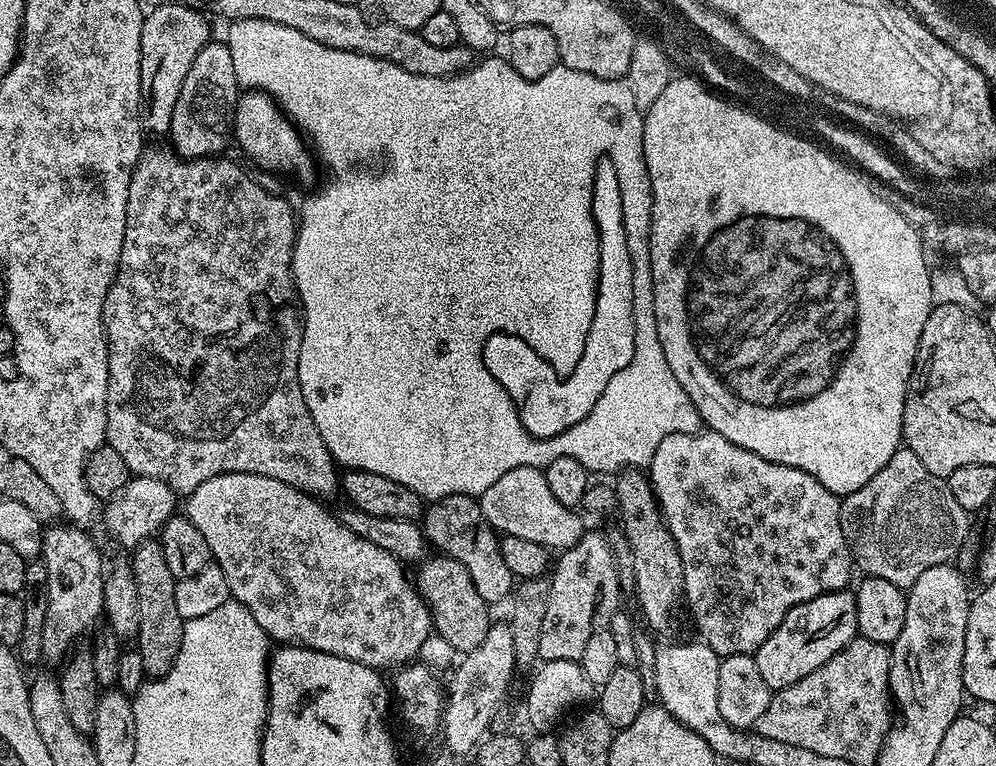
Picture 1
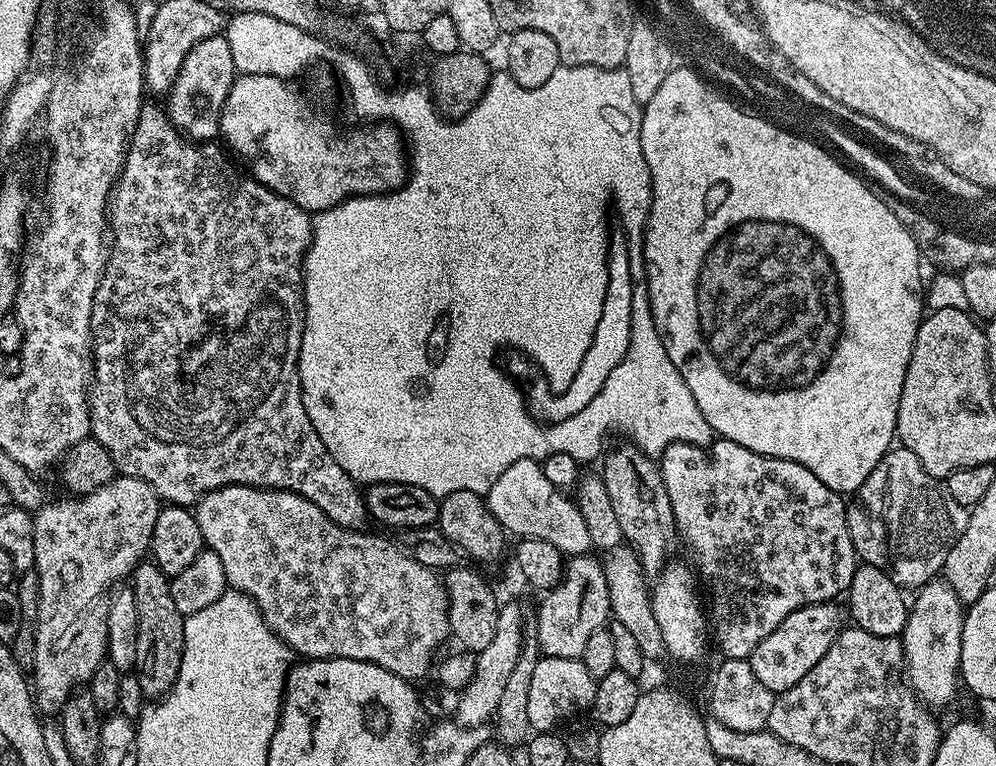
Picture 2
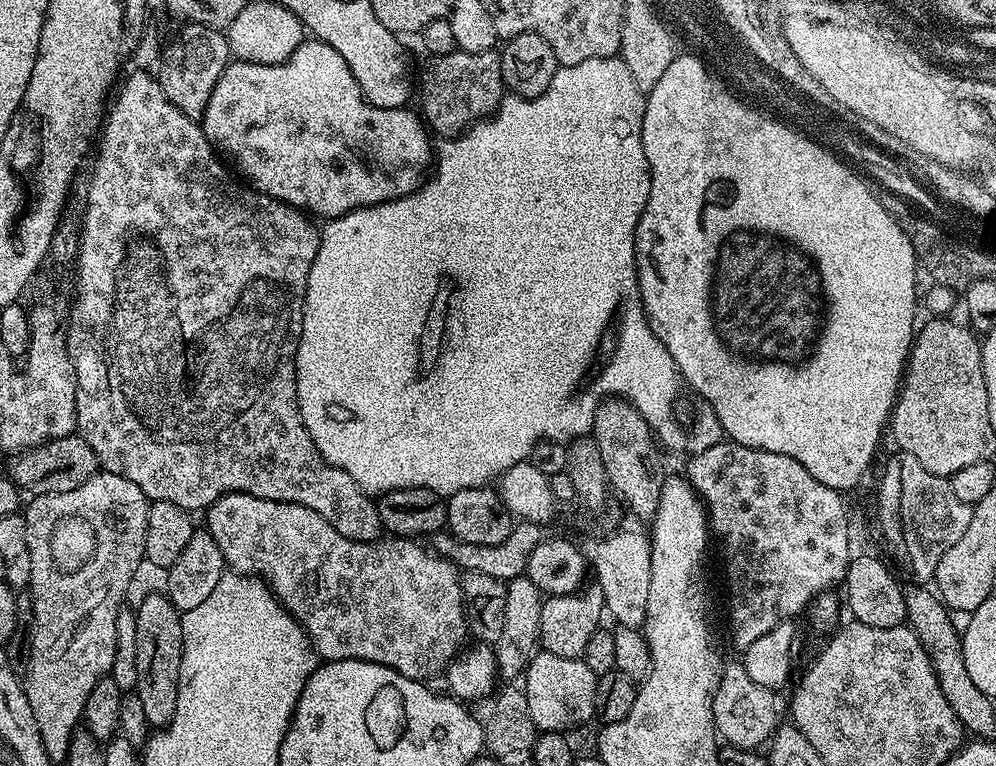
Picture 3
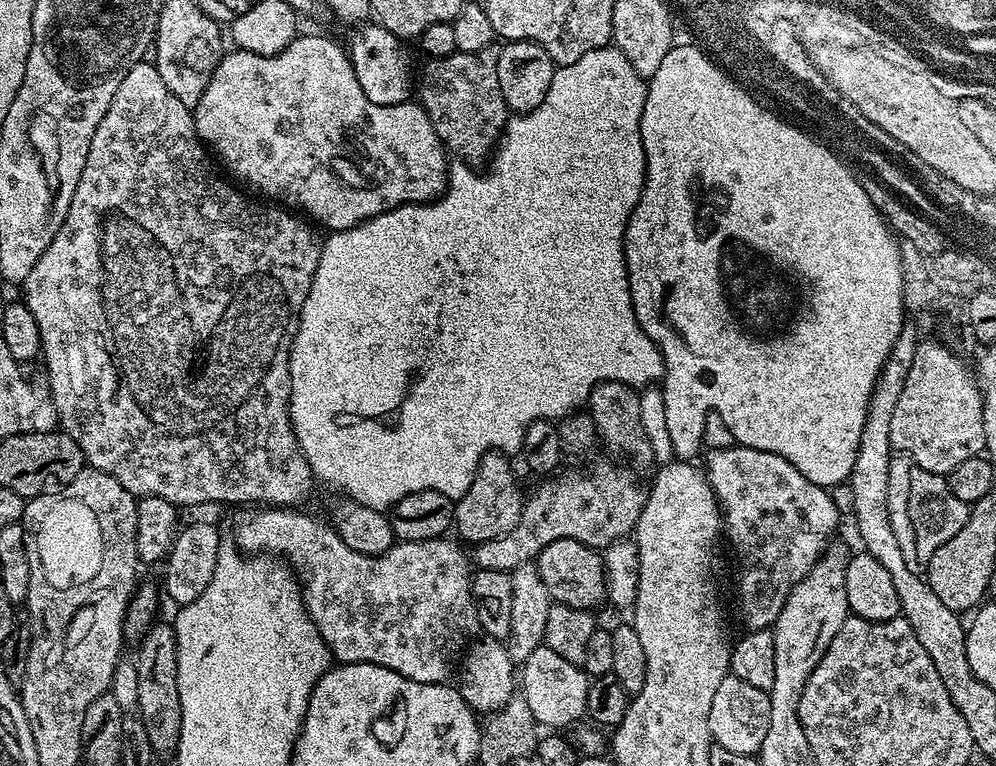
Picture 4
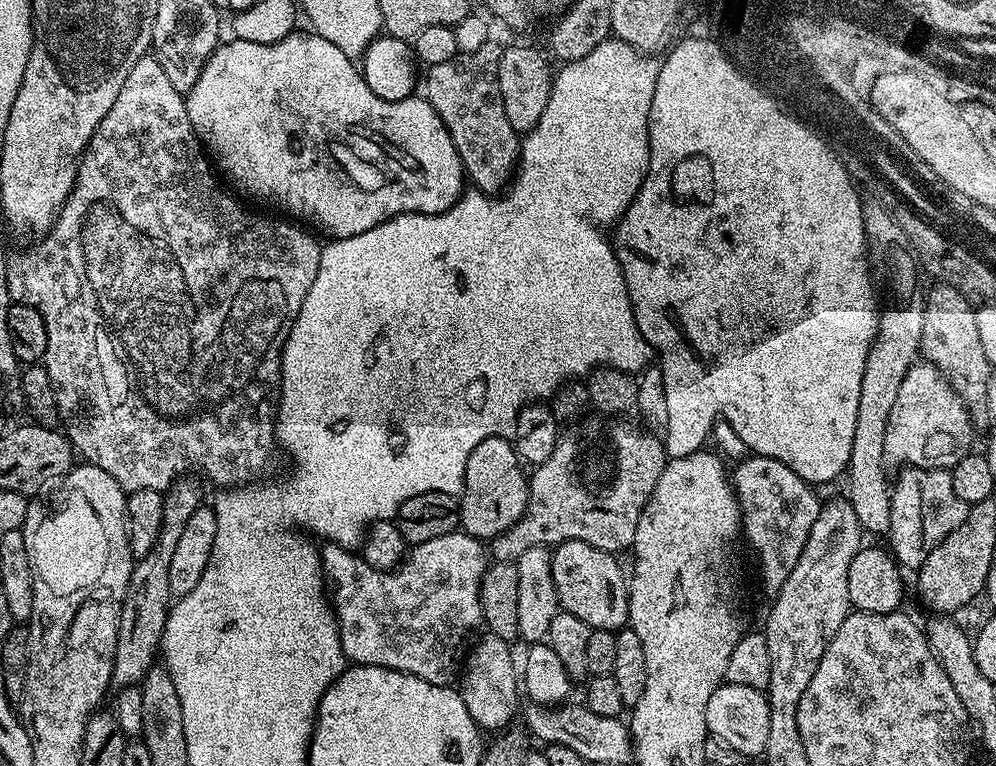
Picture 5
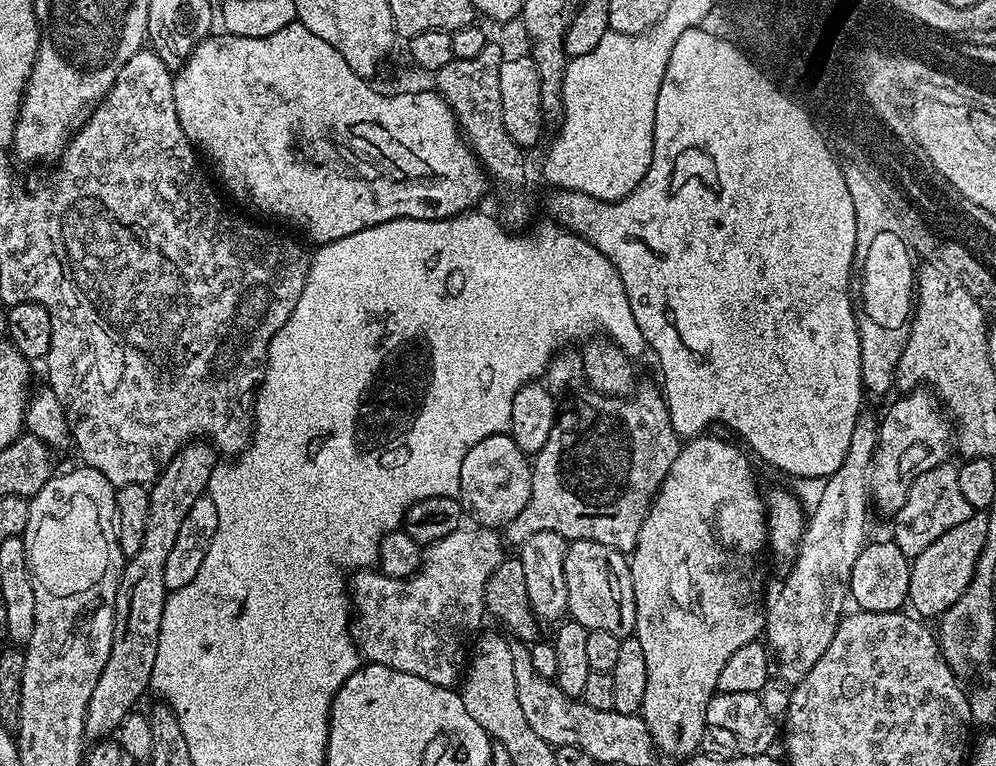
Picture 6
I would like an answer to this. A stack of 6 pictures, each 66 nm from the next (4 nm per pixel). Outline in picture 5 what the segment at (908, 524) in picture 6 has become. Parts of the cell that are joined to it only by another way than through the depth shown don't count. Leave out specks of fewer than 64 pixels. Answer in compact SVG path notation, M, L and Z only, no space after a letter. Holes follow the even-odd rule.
M905 467L900 477L895 477L892 489L892 509L890 510L890 526L887 539L892 539L890 551L896 557L901 569L919 570L922 562L950 534L950 530L958 530L966 518L970 505L962 502L958 494L954 494L952 473L946 468L913 468Z

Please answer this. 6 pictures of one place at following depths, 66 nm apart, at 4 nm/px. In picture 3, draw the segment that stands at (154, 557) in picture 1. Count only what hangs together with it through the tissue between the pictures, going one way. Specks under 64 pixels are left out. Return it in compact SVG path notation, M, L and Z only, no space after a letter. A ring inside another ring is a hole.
M163 591L152 592L140 605L134 608L137 622L137 684L134 695L142 698L142 710L146 713L149 725L160 730L172 723L172 715L178 706L178 682L182 670L182 613L172 605Z

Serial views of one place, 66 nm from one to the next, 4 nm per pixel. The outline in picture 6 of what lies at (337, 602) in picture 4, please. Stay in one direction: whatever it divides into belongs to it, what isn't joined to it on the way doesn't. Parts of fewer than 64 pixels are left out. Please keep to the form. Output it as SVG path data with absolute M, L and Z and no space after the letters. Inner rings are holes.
M468 518L458 530L454 530L454 534L446 534L446 538L423 549L420 569L412 576L390 578L379 570L357 571L353 575L356 577L350 580L350 599L358 621L354 639L361 657L370 664L390 666L394 670L426 678L426 682L434 682L434 686L456 688L466 667L464 639L479 633L480 623L486 620L484 583L505 560L504 548L505 541L497 529L487 528Z

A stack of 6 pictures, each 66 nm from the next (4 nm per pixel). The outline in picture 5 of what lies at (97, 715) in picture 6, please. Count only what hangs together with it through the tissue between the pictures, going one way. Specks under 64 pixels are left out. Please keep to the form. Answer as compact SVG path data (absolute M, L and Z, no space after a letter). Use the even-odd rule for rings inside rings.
M192 478L177 480L167 492L163 493L160 533L154 542L152 552L132 565L130 586L126 586L126 598L122 602L118 622L118 638L112 667L113 685L139 685L144 675L157 661L160 643L164 637L168 609L174 600L170 590L170 557L174 555L174 549L178 547L178 537L182 535L182 530L186 530L186 522L190 522L190 514L194 514L194 510L202 507L199 484L201 481L188 479Z

